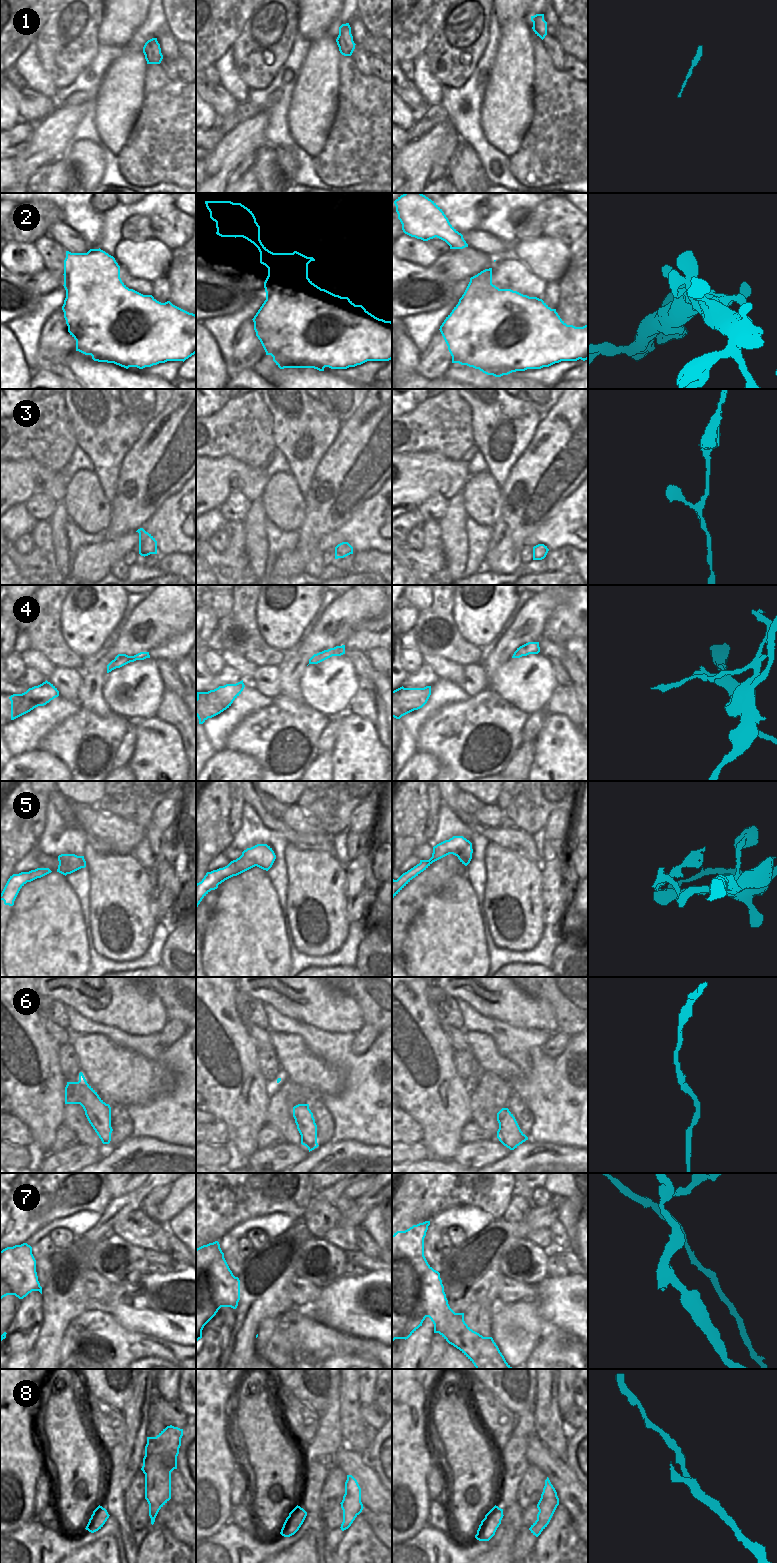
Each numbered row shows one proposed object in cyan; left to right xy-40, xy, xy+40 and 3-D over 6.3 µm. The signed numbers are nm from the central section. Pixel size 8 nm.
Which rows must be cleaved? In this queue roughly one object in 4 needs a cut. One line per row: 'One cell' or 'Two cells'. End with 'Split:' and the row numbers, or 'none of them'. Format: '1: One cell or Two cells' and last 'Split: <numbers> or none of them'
1: One cell
2: One cell
3: One cell
4: Two cells
5: One cell
6: One cell
7: Two cells
8: One cell
Split: 4, 7.

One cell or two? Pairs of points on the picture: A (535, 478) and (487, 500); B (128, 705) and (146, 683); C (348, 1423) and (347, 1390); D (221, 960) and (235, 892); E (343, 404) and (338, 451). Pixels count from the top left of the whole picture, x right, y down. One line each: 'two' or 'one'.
A: two
B: one
C: one
D: one
E: two

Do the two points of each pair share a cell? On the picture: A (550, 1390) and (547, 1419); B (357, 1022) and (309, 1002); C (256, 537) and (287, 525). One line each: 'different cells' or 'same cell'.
A: same cell
B: same cell
C: different cells

